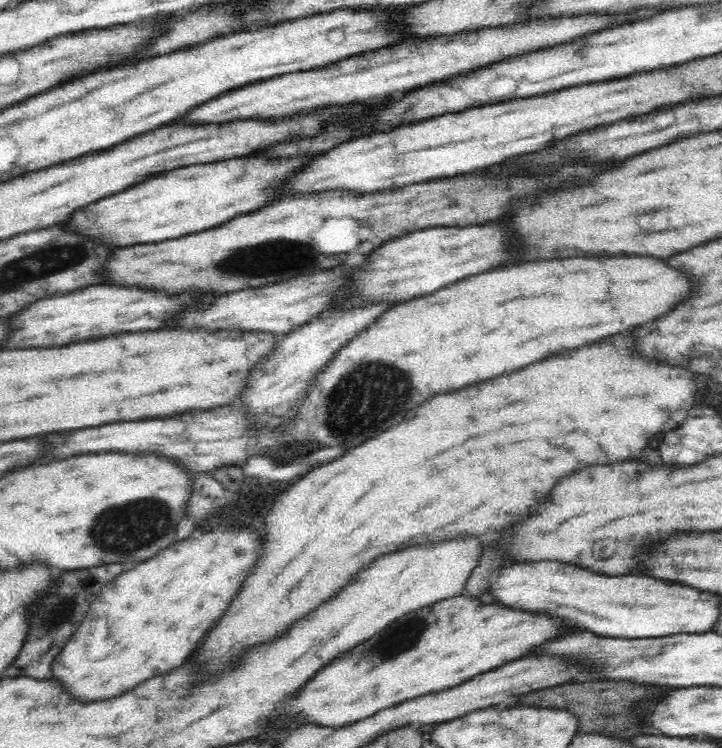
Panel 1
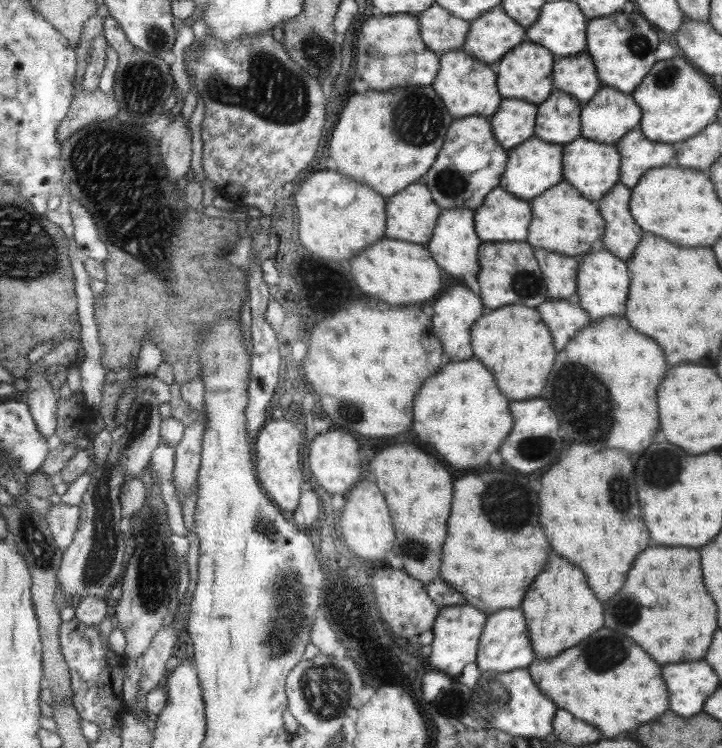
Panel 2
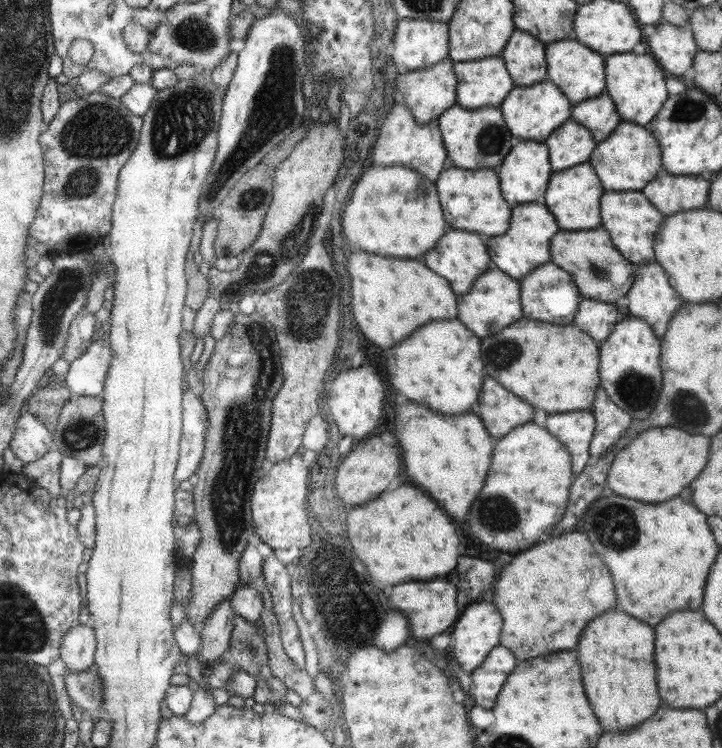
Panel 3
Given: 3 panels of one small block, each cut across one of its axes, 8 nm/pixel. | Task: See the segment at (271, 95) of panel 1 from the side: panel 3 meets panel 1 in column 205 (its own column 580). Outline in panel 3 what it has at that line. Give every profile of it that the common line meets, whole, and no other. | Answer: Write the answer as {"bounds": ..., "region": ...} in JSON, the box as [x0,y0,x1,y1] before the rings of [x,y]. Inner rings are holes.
{"bounds":[571,93,621,142],"region":[[[607,93],[575,104],[575,110],[571,110],[571,118],[590,129],[594,140],[599,142],[607,139],[621,121],[614,102]]]}

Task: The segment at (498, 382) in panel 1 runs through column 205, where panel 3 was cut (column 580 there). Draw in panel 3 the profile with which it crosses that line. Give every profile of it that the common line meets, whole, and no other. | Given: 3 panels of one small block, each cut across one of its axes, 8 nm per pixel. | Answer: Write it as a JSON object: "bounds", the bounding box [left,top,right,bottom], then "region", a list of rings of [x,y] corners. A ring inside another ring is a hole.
{"bounds":[577,610,659,732],"region":[[[607,610],[599,620],[591,620],[591,628],[583,632],[583,640],[579,640],[577,648],[579,664],[583,664],[583,688],[587,688],[587,700],[591,700],[591,708],[595,708],[599,724],[603,724],[603,732],[635,728],[659,708],[653,640],[651,626],[617,610]]]}

